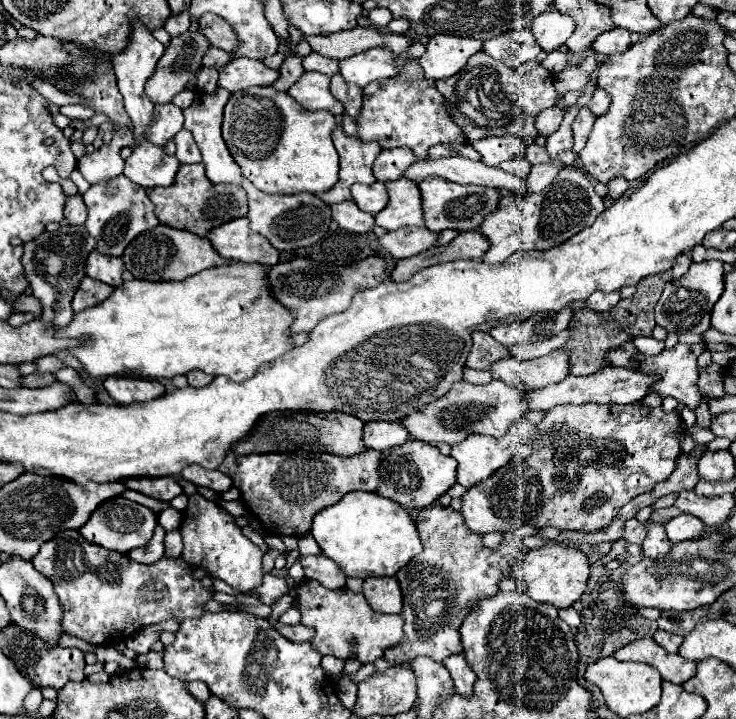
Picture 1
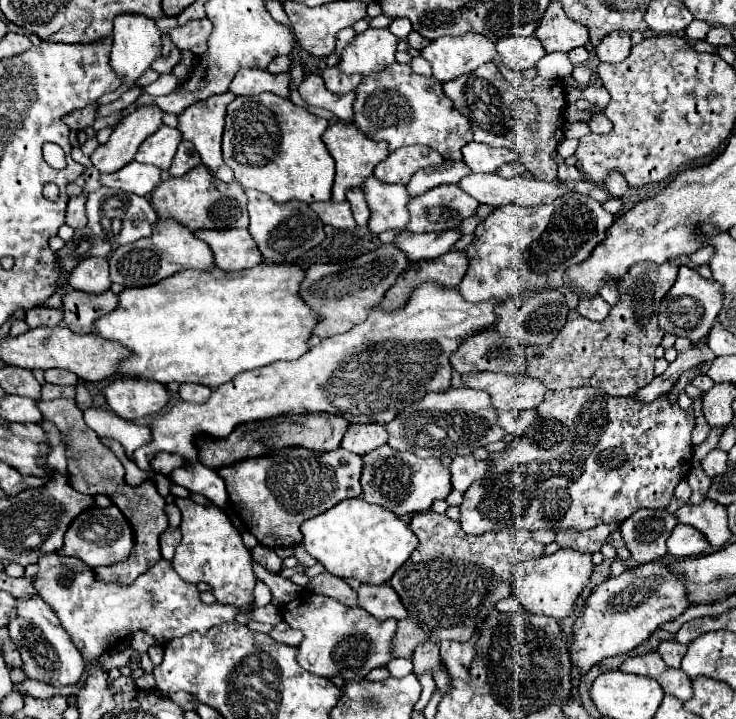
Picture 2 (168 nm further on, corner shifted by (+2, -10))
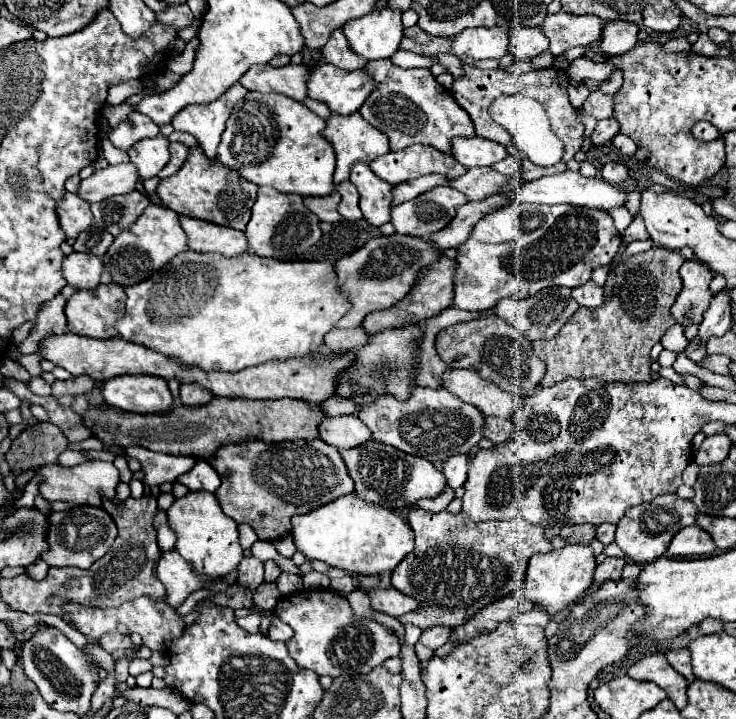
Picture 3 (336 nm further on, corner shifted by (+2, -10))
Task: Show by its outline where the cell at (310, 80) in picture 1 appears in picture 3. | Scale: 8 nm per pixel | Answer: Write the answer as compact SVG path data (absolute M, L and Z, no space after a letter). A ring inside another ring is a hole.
M320 65L310 73L308 97L322 101L332 113L352 115L374 89L374 81L364 71L338 71L330 65Z

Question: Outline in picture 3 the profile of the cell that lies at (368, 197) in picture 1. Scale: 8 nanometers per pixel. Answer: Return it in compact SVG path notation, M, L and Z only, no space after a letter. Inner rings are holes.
M342 181L338 185L338 193L342 195L342 201L338 205L338 211L344 219L348 221L360 221L362 219L362 211L358 207L358 191L354 187L354 183L350 181Z

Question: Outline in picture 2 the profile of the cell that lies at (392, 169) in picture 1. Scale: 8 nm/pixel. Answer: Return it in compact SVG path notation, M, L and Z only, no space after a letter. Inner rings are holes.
M410 145L398 151L392 151L384 161L380 161L374 167L374 177L378 181L406 185L416 171L426 167L436 167L442 161L444 157L438 155L438 151L434 149L422 147L422 145Z

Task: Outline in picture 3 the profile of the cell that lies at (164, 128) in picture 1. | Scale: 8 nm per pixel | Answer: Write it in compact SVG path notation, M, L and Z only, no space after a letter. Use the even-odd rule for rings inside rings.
M160 133L152 139L142 139L142 141L134 143L134 147L130 147L130 151L128 151L130 161L138 167L138 173L142 179L150 179L166 167L168 159L170 159L168 145L170 145L168 137Z

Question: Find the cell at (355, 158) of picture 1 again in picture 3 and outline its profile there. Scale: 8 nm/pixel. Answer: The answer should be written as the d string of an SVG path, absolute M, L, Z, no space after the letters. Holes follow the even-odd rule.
M354 113L350 117L340 117L340 115L332 115L326 121L326 129L322 131L322 137L334 147L336 153L336 171L334 171L334 185L340 185L342 181L346 181L350 177L350 167L354 163L366 163L370 165L376 157L388 153L388 139L386 135L382 135L376 127L372 127L370 123L366 123L366 119L362 119L360 113Z

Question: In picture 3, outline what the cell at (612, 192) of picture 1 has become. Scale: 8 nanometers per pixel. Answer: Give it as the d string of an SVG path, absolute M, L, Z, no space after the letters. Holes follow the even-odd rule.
M614 159L614 161L608 161L608 163L602 165L600 175L602 175L602 179L604 179L606 183L610 183L610 185L620 185L620 183L626 181L628 169L626 169L618 159Z

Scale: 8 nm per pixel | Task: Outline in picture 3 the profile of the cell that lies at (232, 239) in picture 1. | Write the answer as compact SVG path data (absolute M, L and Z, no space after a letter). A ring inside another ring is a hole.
M180 217L180 223L188 235L192 251L220 253L224 257L238 257L248 251L248 241L242 231L190 217Z

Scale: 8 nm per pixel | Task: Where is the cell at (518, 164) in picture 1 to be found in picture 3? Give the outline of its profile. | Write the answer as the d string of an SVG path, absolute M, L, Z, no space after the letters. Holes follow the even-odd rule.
M508 155L504 161L494 163L494 169L500 171L500 173L504 173L504 175L508 175L508 177L518 177L522 173L520 161L516 157L512 157L512 155Z

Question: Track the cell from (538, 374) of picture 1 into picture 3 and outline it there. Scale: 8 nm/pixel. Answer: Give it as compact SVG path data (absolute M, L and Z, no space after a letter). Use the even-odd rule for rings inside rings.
M448 369L442 377L442 385L444 389L458 395L462 401L474 403L478 409L482 409L484 415L512 417L522 405L522 401L516 399L512 393L502 391L488 379L480 377L476 371Z

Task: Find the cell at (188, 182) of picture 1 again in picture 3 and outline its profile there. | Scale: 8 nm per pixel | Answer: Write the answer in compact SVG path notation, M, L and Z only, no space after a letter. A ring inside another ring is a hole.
M192 147L182 169L172 177L162 179L156 189L162 205L176 211L178 215L202 219L214 225L224 225L240 231L244 231L246 223L250 221L250 209L256 201L256 191L258 185L252 185L242 179L236 171L224 169L218 163L206 159L200 147Z

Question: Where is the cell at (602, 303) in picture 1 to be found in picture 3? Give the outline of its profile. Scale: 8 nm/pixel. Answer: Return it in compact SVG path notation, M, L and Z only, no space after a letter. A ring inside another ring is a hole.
M592 281L572 289L572 297L578 301L580 307L586 307L586 309L598 309L604 305L604 289L594 285Z

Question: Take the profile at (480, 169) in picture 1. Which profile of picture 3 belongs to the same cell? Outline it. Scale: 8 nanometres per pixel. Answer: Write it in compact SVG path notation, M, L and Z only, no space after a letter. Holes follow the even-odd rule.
M564 171L564 173L558 173L558 175L548 175L548 177L540 177L536 181L528 181L528 183L524 183L522 189L510 193L508 199L516 201L516 203L546 203L546 205L570 203L570 205L582 205L582 207L594 207L594 209L610 211L612 207L624 205L626 193L620 187L610 185L600 177L588 179L588 177L582 177L576 171Z

